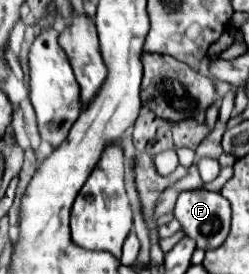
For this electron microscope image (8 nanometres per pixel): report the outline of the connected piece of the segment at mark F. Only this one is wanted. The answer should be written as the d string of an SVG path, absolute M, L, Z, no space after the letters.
M207 189L183 191L175 205L175 219L199 249L209 251L225 241L231 223L231 207L221 193Z

